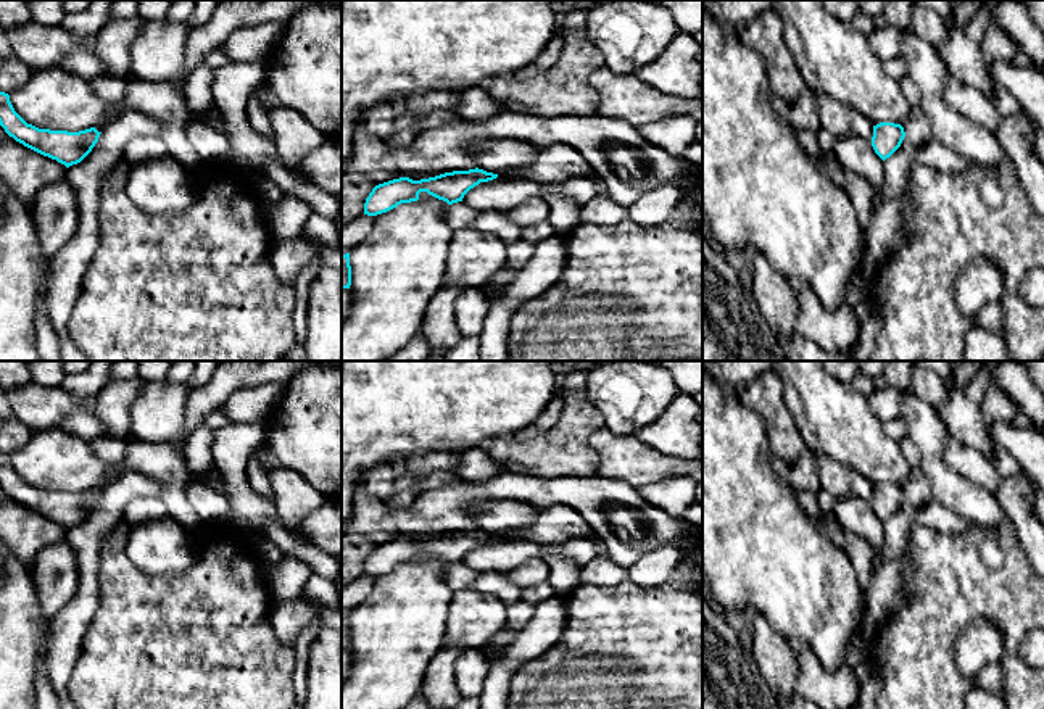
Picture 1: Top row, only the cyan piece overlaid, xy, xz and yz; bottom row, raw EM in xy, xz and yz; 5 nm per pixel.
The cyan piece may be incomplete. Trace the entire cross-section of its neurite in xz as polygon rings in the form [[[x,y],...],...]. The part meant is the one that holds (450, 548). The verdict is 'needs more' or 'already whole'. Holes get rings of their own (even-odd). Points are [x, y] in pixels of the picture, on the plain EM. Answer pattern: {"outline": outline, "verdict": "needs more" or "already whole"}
{"outline": [[[483,530],[453,532],[435,538],[412,541],[409,538],[393,540],[372,549],[364,564],[364,575],[377,577],[396,569],[401,564],[419,561],[420,553],[446,562],[448,566],[462,562],[464,556],[478,546],[496,540],[498,535]]], "verdict": "already whole"}

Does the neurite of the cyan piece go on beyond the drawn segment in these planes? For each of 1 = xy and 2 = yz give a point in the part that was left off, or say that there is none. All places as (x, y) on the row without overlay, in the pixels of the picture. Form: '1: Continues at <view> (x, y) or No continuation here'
1: No continuation here
2: No continuation here

